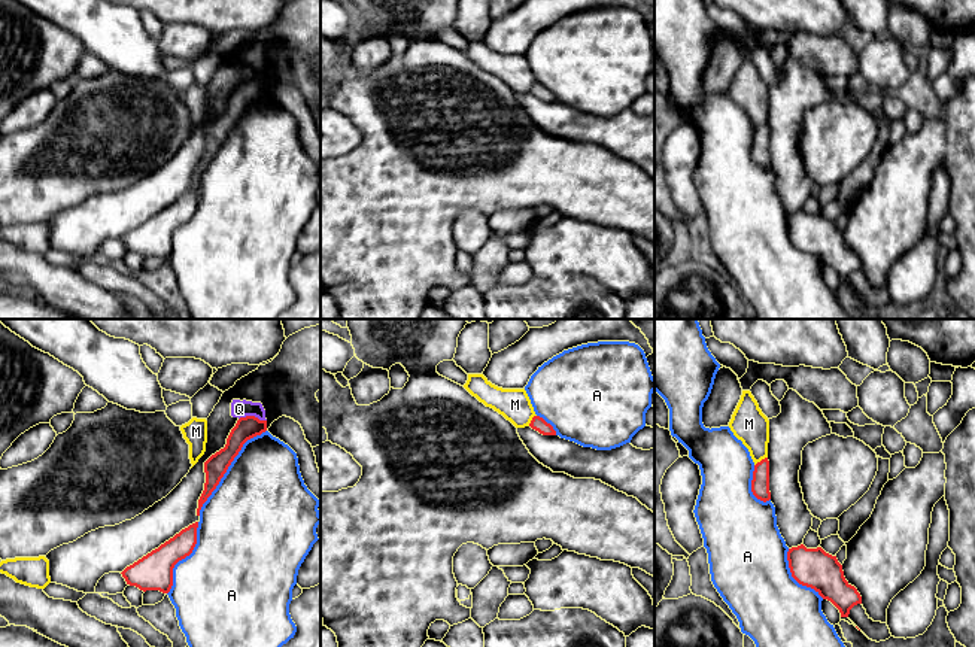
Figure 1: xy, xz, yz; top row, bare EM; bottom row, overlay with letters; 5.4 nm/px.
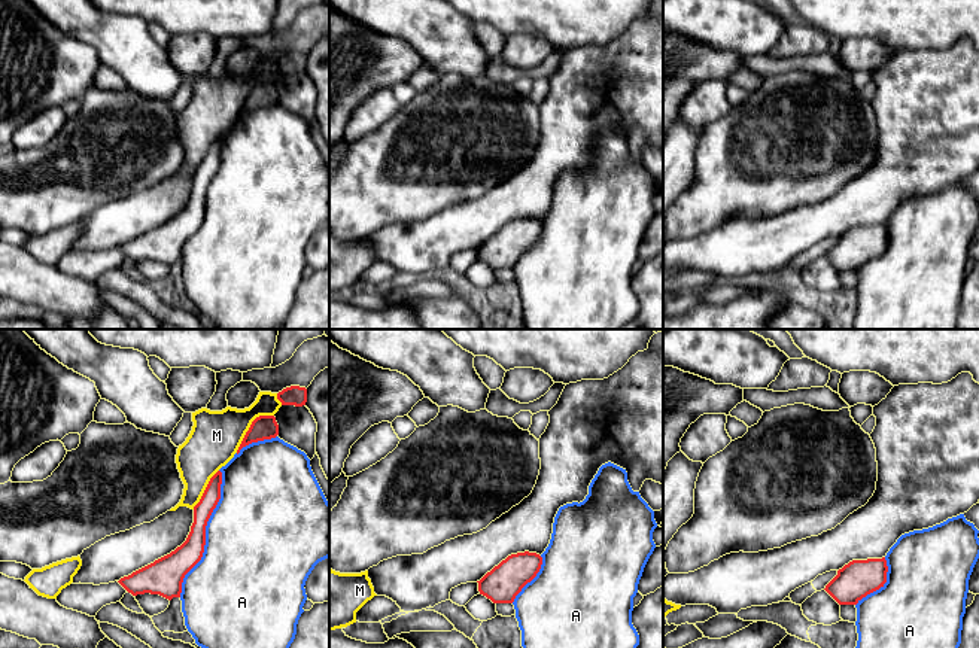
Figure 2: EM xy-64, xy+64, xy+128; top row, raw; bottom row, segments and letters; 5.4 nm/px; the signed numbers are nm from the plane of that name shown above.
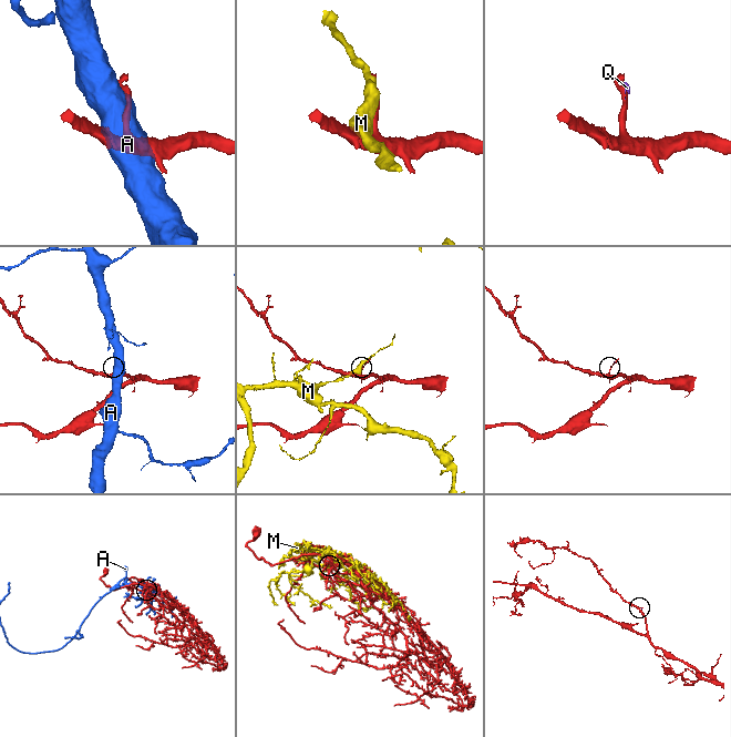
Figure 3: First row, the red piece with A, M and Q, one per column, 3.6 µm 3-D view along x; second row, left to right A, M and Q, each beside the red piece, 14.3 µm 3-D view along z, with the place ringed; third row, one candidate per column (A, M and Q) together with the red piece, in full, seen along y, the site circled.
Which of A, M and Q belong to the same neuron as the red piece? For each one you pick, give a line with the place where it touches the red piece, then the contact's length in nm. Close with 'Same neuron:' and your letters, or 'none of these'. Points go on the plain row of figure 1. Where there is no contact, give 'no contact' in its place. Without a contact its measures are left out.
Same neuron: none of these

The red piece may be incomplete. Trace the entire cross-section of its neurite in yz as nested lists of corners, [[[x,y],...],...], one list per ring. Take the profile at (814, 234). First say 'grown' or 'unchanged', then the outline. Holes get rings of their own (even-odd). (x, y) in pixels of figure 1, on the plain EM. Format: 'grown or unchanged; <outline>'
unchanged; [[[804,210],[792,213],[787,218],[787,227],[792,243],[830,267],[841,283],[848,283],[850,276],[862,270],[860,259],[845,246],[836,222],[826,219],[821,213],[807,215]]]

